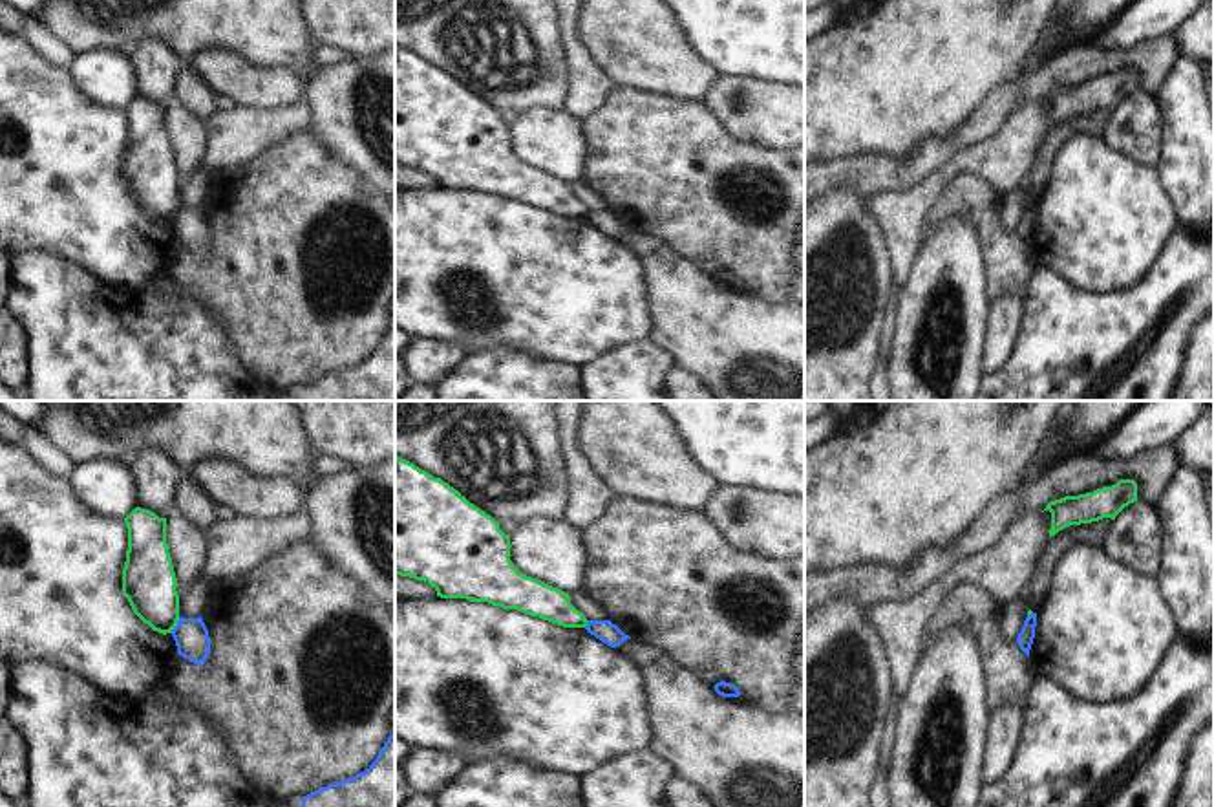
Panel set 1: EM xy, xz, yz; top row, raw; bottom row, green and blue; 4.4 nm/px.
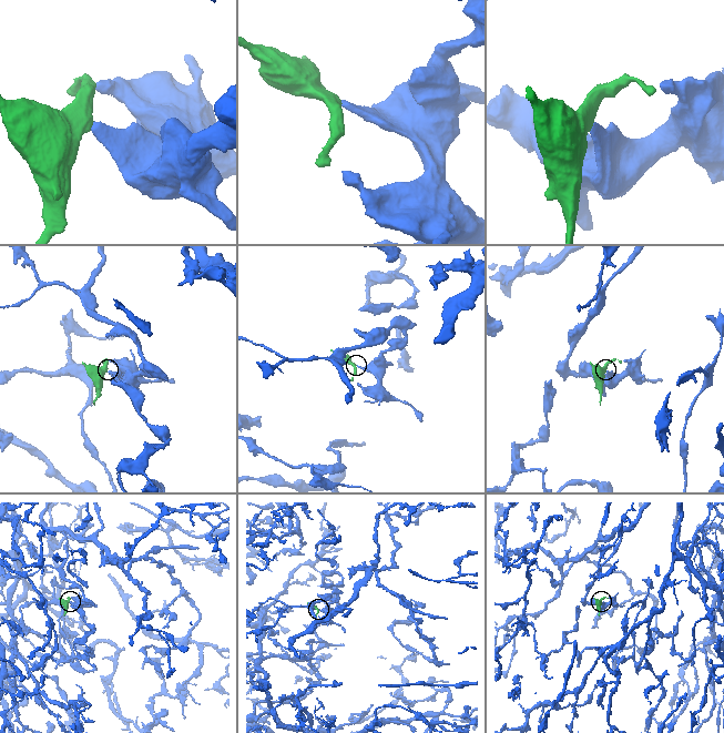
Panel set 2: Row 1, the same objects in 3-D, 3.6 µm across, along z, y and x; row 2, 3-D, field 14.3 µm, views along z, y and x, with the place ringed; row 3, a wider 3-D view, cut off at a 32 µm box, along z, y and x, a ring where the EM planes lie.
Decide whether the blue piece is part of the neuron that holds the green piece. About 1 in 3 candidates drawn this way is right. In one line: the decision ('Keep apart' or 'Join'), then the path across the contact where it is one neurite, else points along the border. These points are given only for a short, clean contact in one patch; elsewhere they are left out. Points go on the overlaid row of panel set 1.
Keep apart. Boundary: xy (180, 617), (170, 632)

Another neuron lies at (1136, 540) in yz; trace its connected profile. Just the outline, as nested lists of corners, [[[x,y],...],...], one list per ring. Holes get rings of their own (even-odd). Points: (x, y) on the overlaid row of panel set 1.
[[[1134,501],[1113,520],[1106,553],[1132,571],[1157,578],[1163,554],[1163,529],[1155,507]]]

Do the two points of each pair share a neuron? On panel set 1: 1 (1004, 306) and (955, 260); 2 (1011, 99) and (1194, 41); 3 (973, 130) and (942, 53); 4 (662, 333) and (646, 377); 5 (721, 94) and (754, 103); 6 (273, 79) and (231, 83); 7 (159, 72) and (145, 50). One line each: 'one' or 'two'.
1: two
2: two
3: two
4: two
5: one
6: one
7: one

